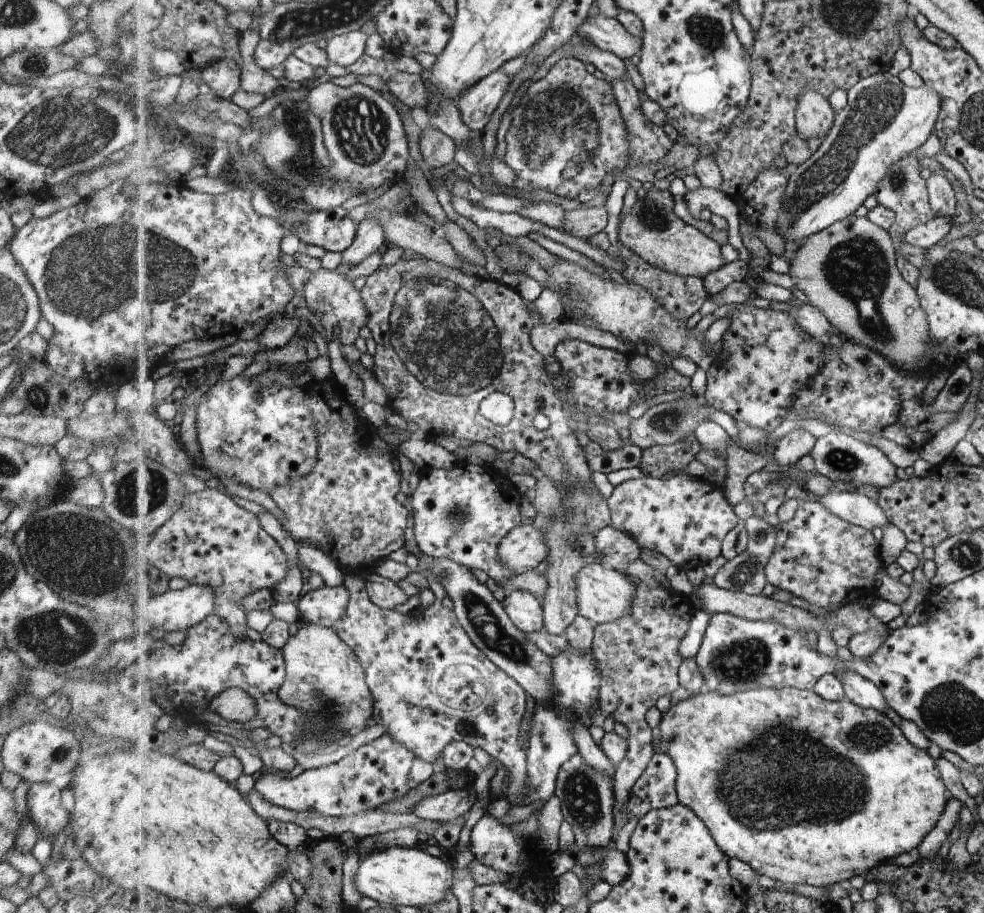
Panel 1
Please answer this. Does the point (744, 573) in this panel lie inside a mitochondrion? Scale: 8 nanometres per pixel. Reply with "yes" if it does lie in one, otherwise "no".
yes

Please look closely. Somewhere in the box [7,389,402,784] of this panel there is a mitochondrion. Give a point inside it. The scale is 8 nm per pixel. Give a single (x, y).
(78, 556)

